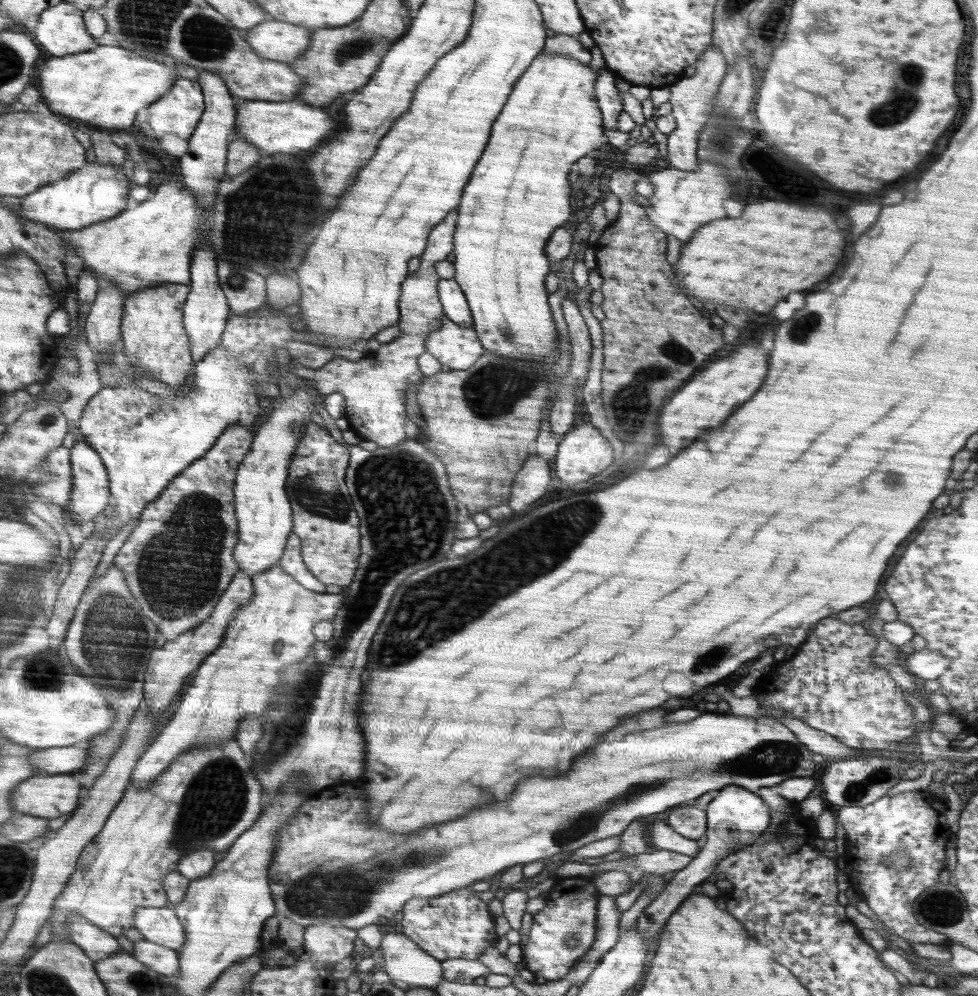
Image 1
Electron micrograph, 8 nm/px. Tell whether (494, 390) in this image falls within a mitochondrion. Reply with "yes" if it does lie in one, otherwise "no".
yes

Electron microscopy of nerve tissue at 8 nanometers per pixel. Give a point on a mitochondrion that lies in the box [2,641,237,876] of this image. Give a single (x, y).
(38, 673)

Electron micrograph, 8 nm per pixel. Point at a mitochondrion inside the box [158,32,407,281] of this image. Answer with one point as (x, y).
(262, 216)

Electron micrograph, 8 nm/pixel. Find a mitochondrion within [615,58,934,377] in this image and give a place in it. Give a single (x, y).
(903, 101)

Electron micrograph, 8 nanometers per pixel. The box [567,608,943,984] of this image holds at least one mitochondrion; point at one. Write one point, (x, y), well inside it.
(780, 757)

